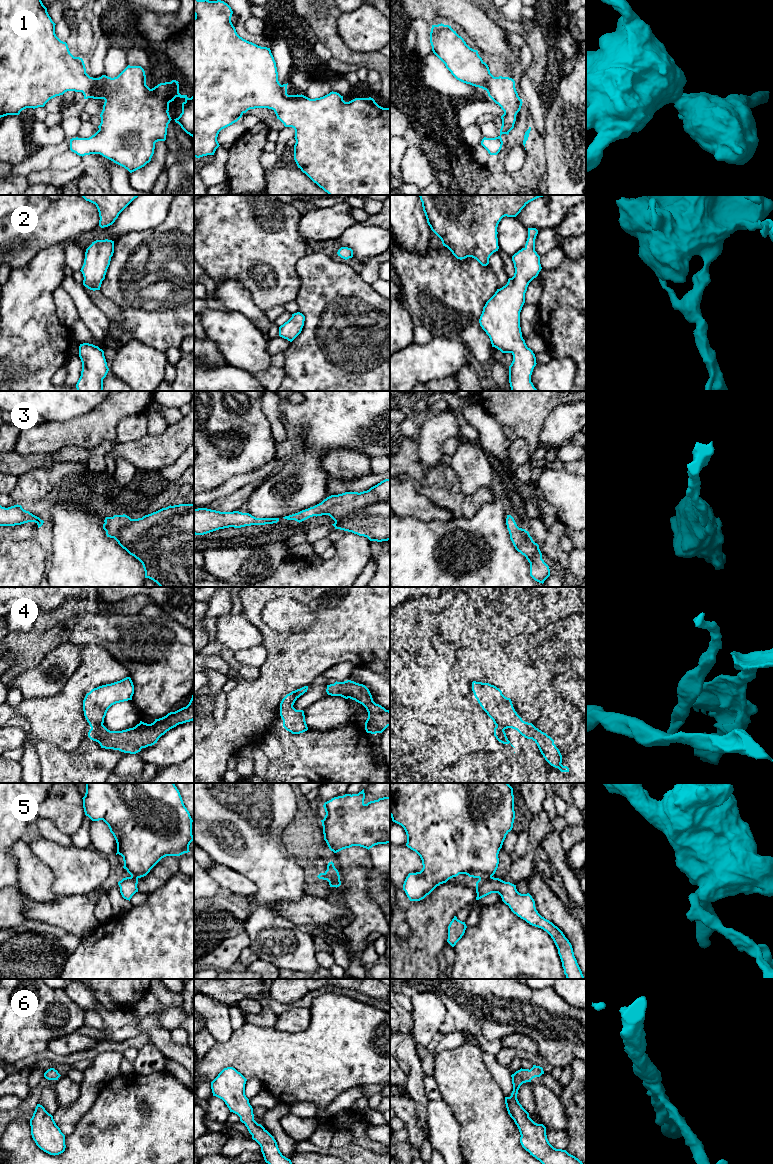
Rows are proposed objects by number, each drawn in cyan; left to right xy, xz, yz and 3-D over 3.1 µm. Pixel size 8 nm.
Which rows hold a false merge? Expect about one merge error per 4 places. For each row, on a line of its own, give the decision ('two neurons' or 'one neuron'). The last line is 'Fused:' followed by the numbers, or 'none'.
1: one neuron
2: one neuron
3: one neuron
4: two neurons
5: two neurons
6: one neuron
Fused: 4, 5

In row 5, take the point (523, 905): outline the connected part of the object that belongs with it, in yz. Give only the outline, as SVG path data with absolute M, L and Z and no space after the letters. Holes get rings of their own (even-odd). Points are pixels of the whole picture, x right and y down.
M482 877L476 882L476 900L491 893L498 893L511 911L532 926L546 931L553 939L567 979L585 979L574 956L573 948L563 932L552 922L542 917L535 907L532 896L521 894L516 885L499 878Z

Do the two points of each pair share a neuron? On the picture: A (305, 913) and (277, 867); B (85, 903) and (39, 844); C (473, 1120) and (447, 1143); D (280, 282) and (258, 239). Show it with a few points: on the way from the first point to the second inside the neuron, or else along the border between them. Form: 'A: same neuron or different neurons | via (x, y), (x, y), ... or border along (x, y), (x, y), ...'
A: different neurons | border along (305, 894), (298, 900), (280, 901), (274, 907)
B: different neurons | border along (96, 890), (66, 895), (60, 898)
C: different neurons | border along (451, 1110), (459, 1127), (459, 1147), (461, 1153)
D: same neuron | via (276, 271), (275, 267), (260, 250)

